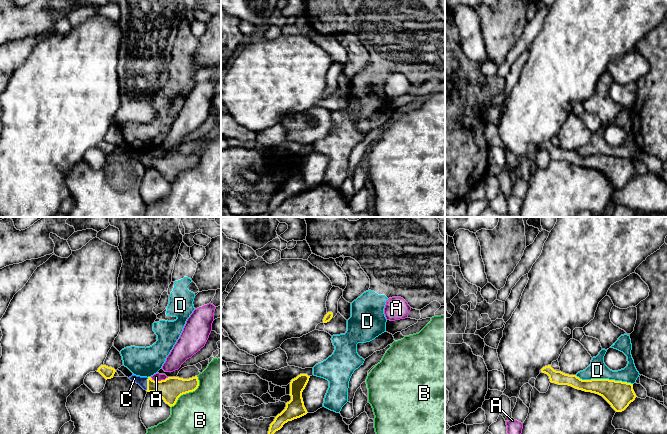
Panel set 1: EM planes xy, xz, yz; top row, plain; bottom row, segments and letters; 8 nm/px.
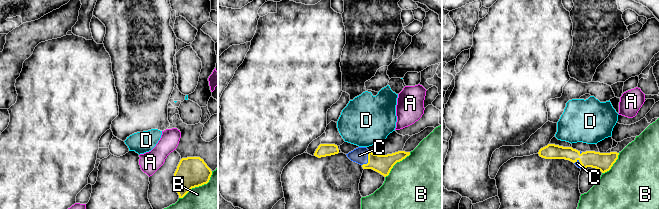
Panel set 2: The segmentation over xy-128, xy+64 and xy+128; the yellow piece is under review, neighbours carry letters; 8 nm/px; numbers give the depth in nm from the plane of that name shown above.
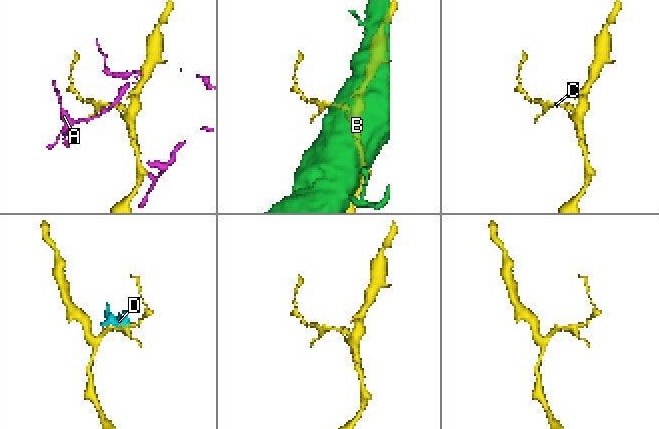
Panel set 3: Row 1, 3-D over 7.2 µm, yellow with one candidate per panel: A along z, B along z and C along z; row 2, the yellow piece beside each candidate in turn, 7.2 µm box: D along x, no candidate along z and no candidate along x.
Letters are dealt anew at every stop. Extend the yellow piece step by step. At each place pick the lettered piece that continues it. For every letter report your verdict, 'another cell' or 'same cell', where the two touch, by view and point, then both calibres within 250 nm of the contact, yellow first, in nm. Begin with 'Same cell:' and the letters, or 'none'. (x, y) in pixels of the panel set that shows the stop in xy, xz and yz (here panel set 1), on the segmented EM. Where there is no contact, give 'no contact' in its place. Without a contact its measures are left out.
Same cell: C
A: another cell; contact xy (159, 381); calibres 190 and 60 nm
B: another cell; contact xy (188, 392); calibres 190 and 420 nm
C: same cell; contact xy (147, 384); calibres 190 and 80 nm
D: another cell; contact yz (604, 379); calibres 220 and 140 nm

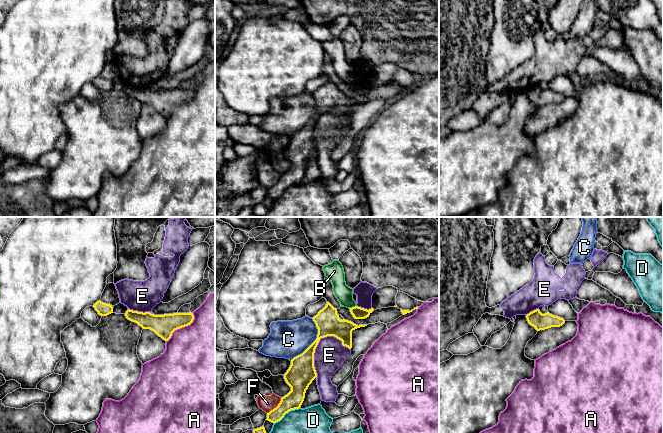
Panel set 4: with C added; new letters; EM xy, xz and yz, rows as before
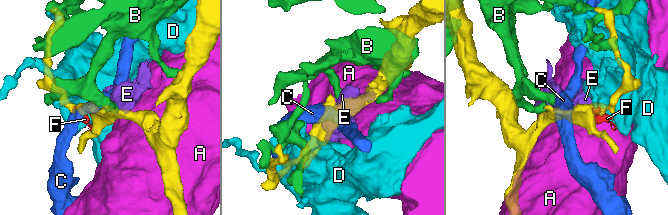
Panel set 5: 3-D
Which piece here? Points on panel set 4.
Same cell: none
A: another cell; contact xy (182, 326); calibres 180 and 480 nm
B: another cell; contact xz (352, 307); calibres 100 and 140 nm
C: another cell; contact xz (315, 340); calibres 200 and 300 nm
D: another cell; contact xz (286, 412); calibres 150 and 220 nm
E: another cell; contact xz (314, 351); calibres 220 and 240 nm
F: another cell; contact xz (276, 407); calibres 150 and 130 nm

